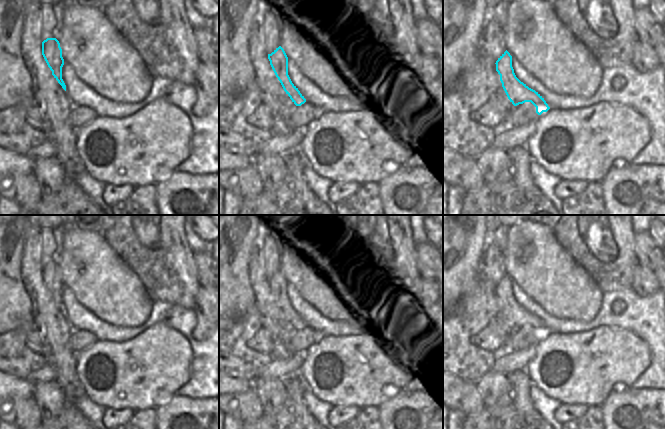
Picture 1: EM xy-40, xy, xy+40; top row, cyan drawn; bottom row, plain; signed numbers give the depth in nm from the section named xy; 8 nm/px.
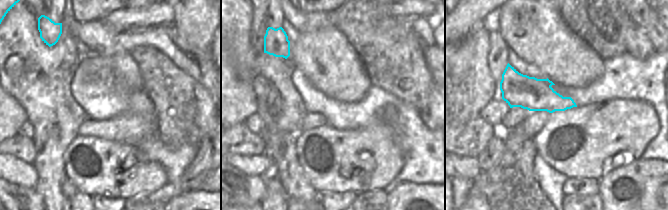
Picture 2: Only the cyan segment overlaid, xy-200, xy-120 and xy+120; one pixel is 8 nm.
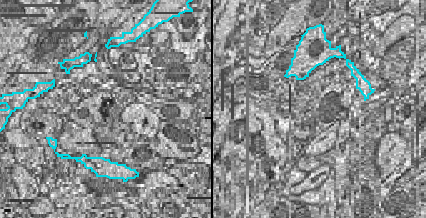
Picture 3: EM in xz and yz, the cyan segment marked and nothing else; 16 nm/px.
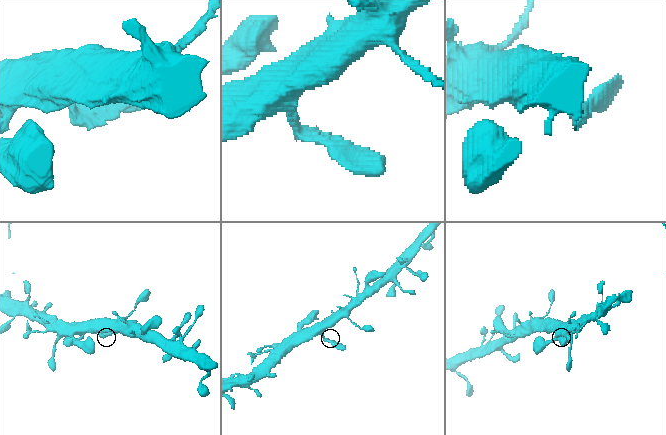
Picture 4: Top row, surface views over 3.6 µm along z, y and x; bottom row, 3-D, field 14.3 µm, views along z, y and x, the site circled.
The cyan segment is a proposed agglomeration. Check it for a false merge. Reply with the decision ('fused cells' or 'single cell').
single cell

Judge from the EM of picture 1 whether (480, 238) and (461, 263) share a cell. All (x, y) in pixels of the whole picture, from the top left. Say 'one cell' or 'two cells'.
one cell

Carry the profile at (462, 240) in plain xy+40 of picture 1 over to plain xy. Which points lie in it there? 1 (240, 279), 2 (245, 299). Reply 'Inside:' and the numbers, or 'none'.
Inside: 1, 2

